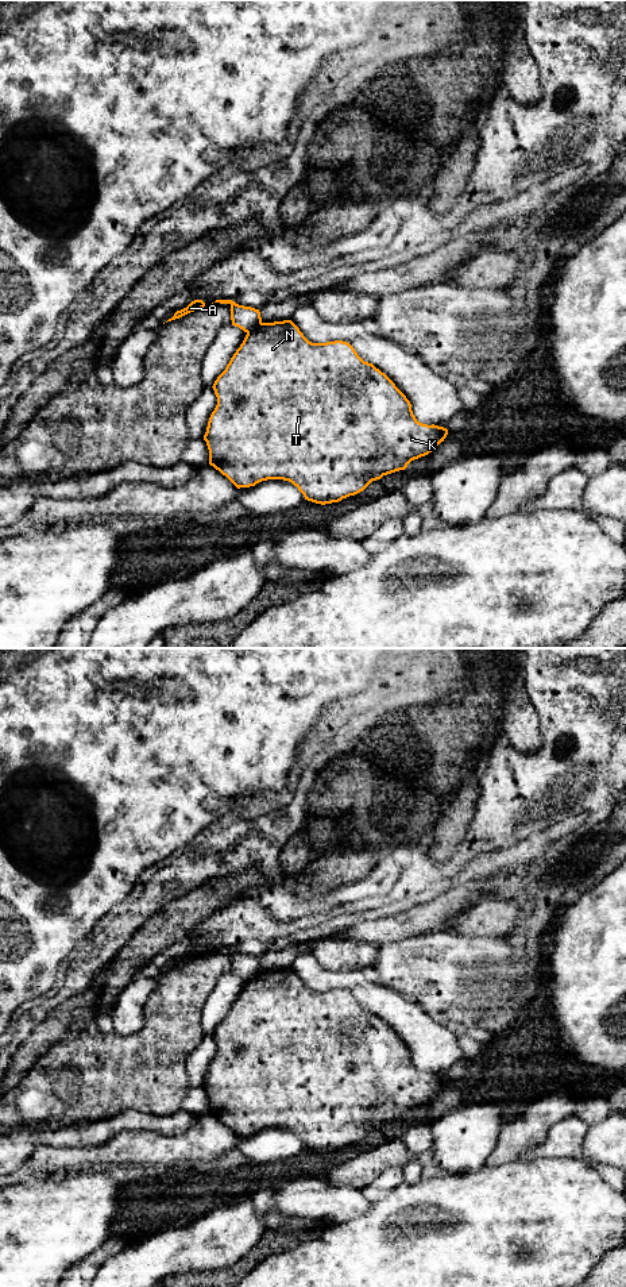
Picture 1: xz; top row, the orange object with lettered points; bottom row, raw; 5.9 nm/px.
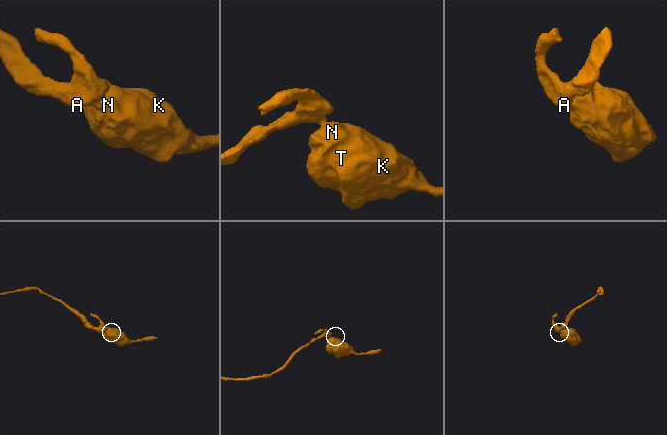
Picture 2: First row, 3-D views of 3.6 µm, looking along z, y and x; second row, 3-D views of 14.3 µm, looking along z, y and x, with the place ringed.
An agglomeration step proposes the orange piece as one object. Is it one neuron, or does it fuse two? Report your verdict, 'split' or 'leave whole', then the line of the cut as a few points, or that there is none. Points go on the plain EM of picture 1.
split; cut in xz along (261, 970), (247, 981)

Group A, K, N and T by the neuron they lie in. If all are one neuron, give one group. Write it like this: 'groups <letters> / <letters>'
groups A / K N T

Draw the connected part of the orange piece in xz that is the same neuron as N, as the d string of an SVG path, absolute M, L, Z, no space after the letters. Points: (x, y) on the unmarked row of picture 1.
M291 968L260 971L248 979L212 1036L217 1053L204 1083L209 1113L237 1137L283 1128L297 1134L308 1149L339 1151L383 1124L405 1118L411 1109L434 1099L448 1083L444 1075L420 1071L406 1044L385 1021L364 1010L349 991L312 991Z

